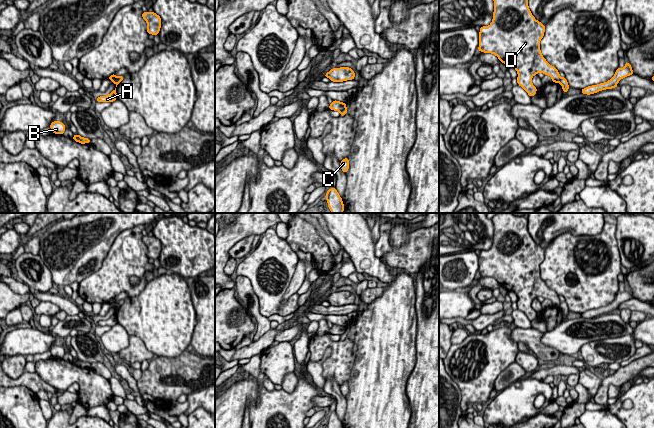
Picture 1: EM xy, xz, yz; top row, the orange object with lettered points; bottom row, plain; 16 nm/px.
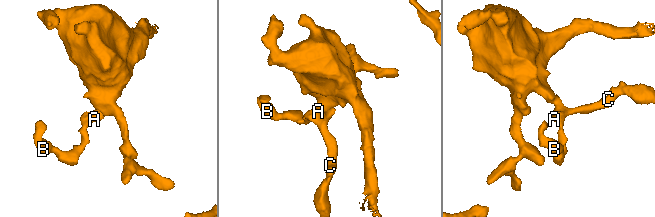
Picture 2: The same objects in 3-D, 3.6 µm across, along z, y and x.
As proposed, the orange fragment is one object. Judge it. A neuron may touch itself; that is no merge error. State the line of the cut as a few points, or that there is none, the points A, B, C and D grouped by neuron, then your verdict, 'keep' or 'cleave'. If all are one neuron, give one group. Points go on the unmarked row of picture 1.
cut yz (561, 301), (559, 306); groups A B C / D; cleave

